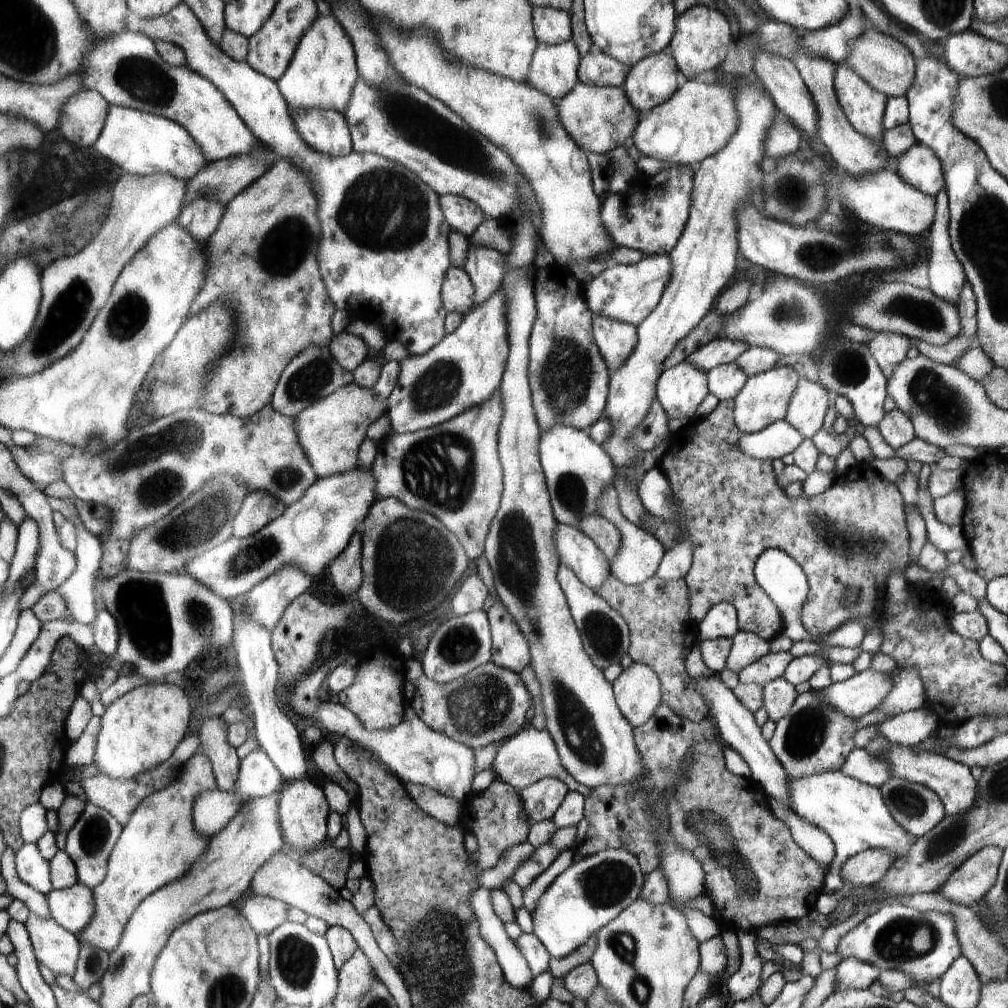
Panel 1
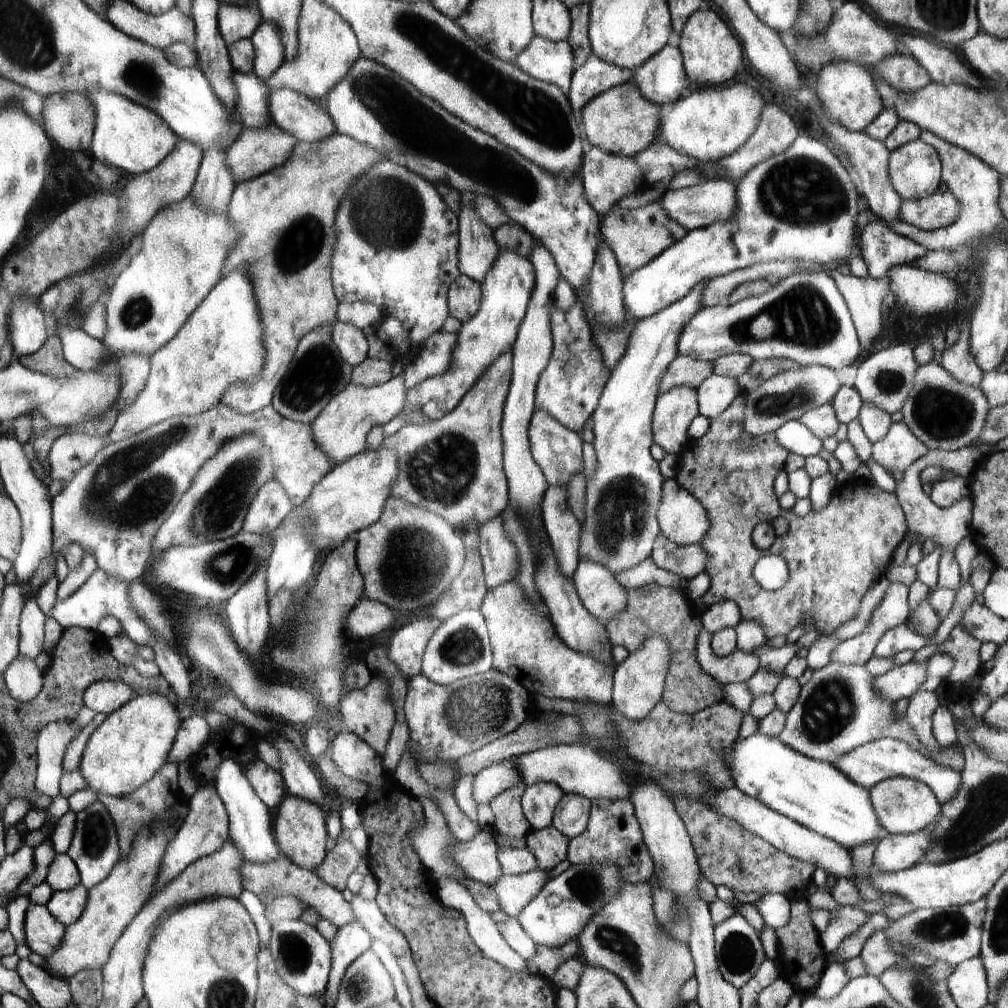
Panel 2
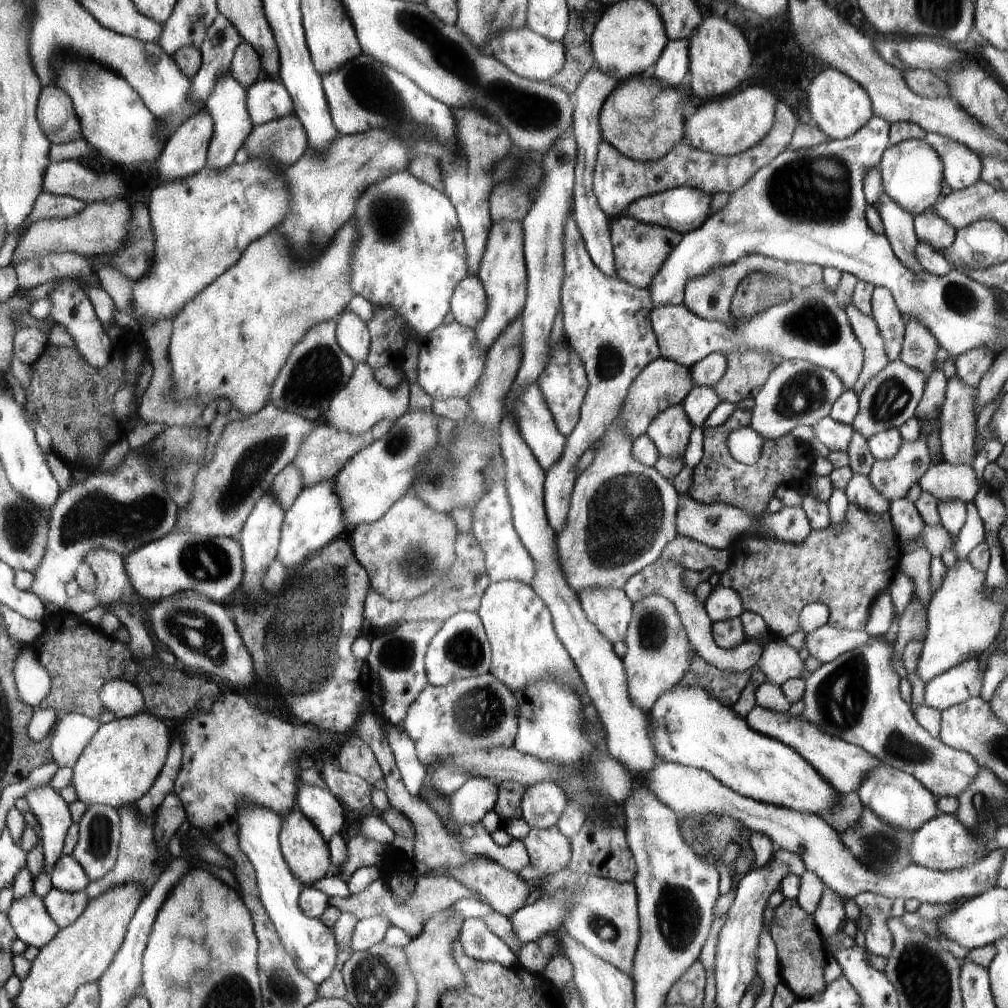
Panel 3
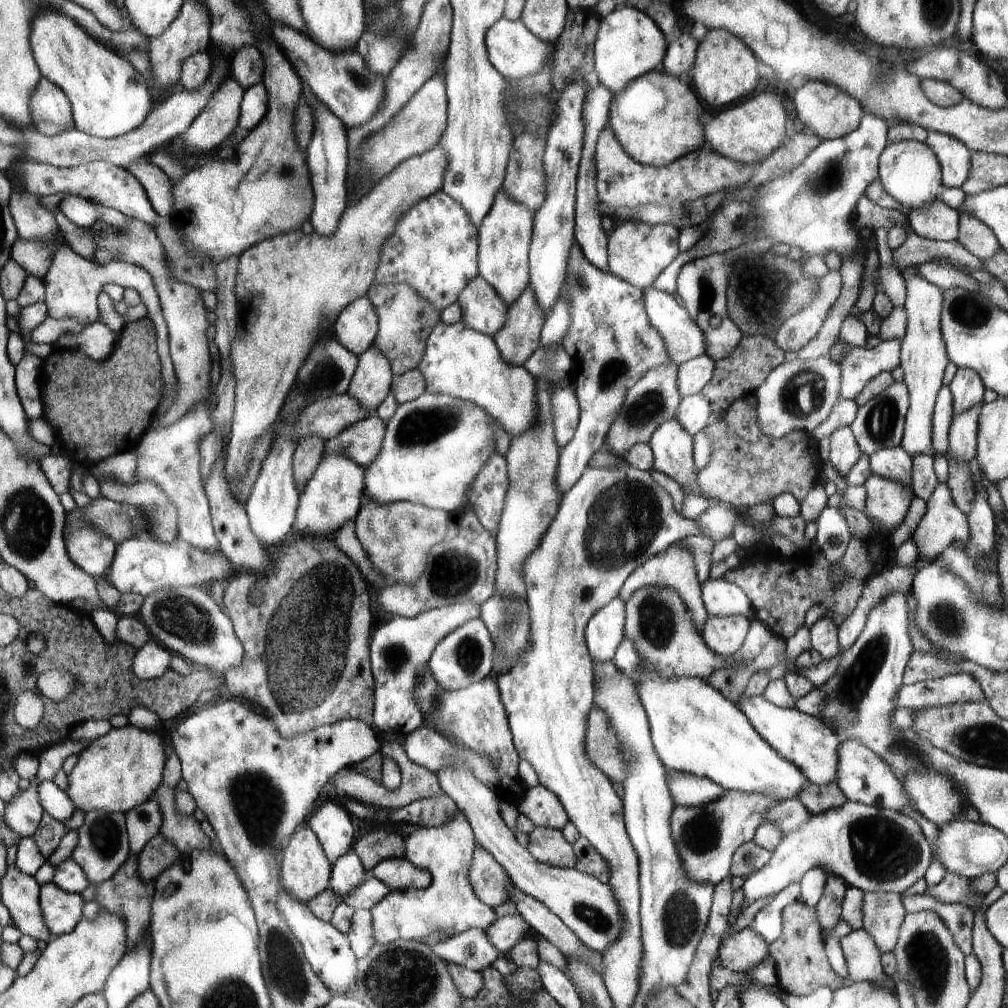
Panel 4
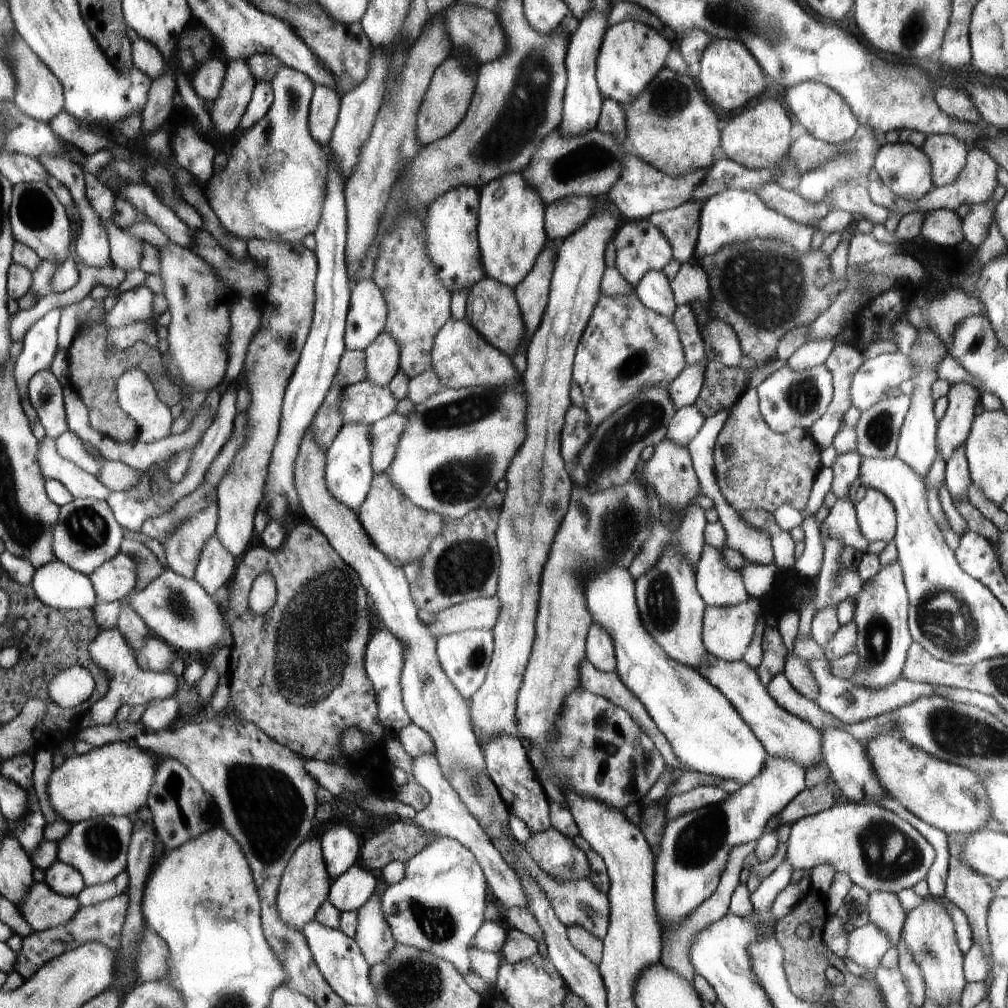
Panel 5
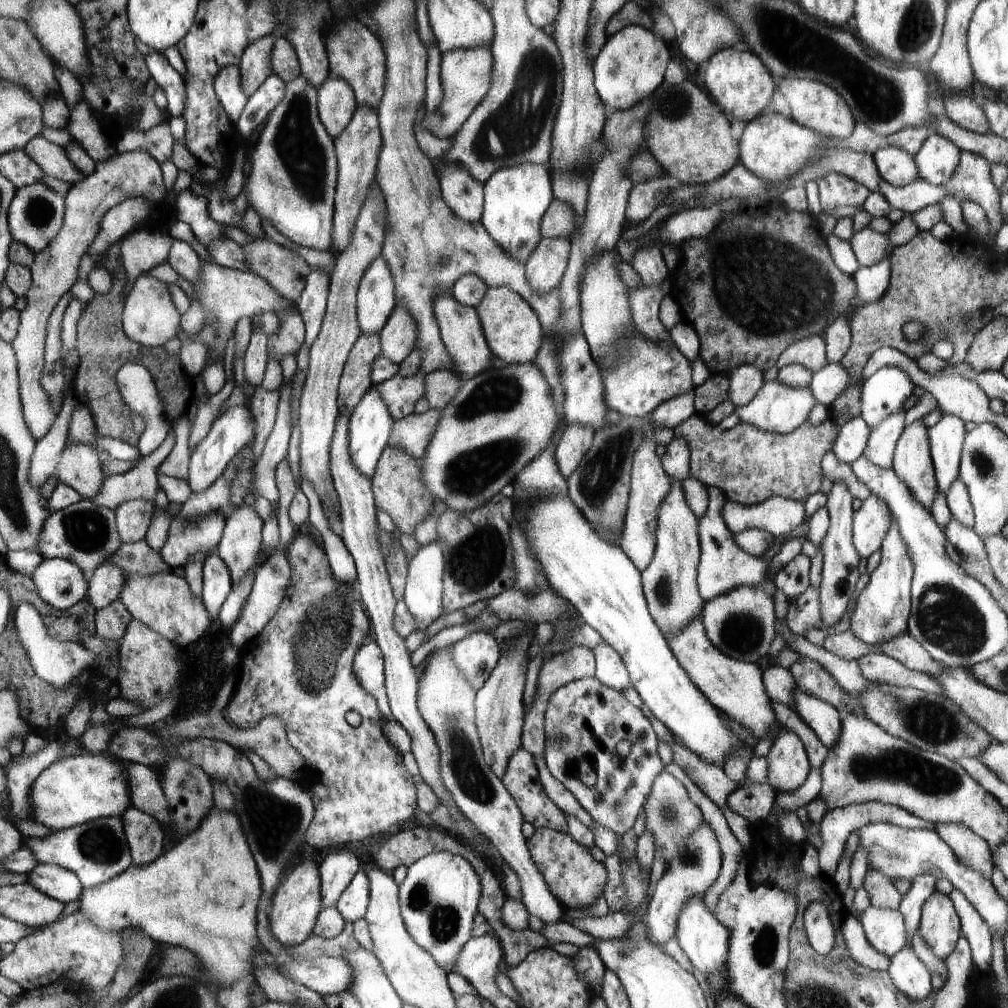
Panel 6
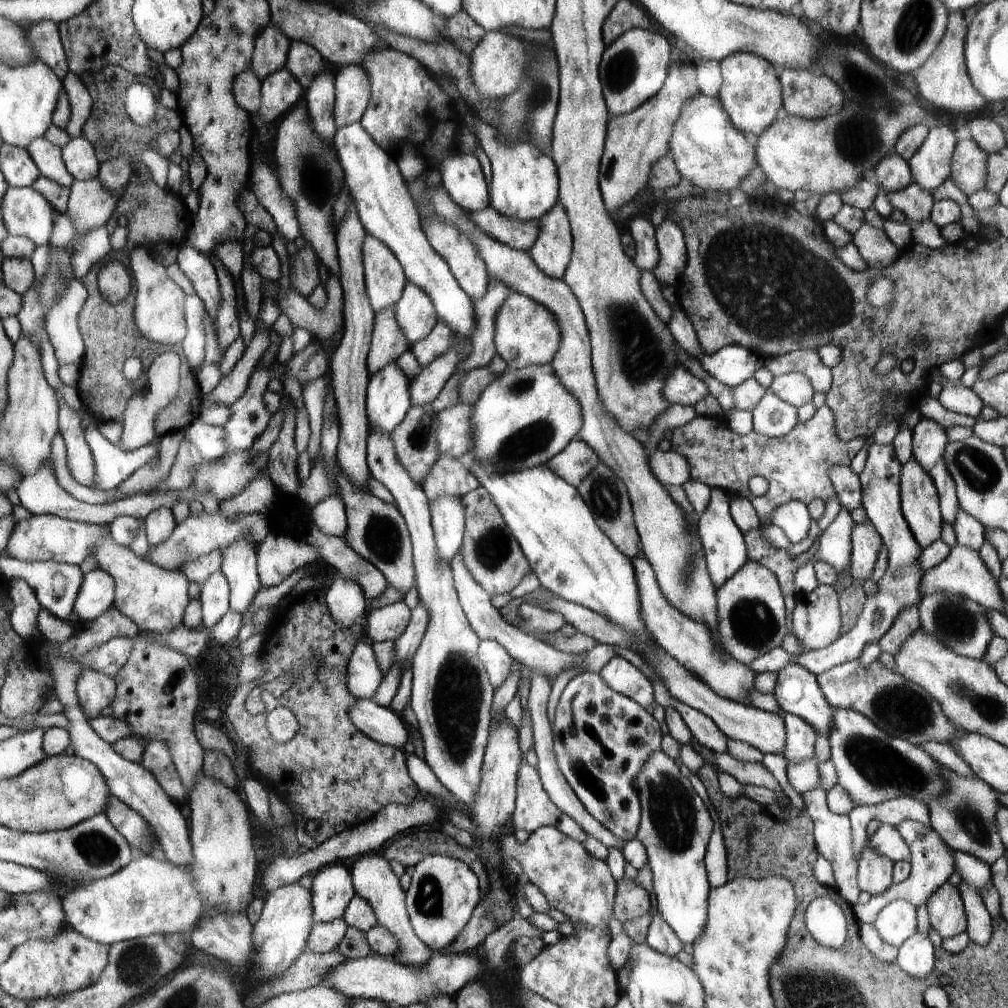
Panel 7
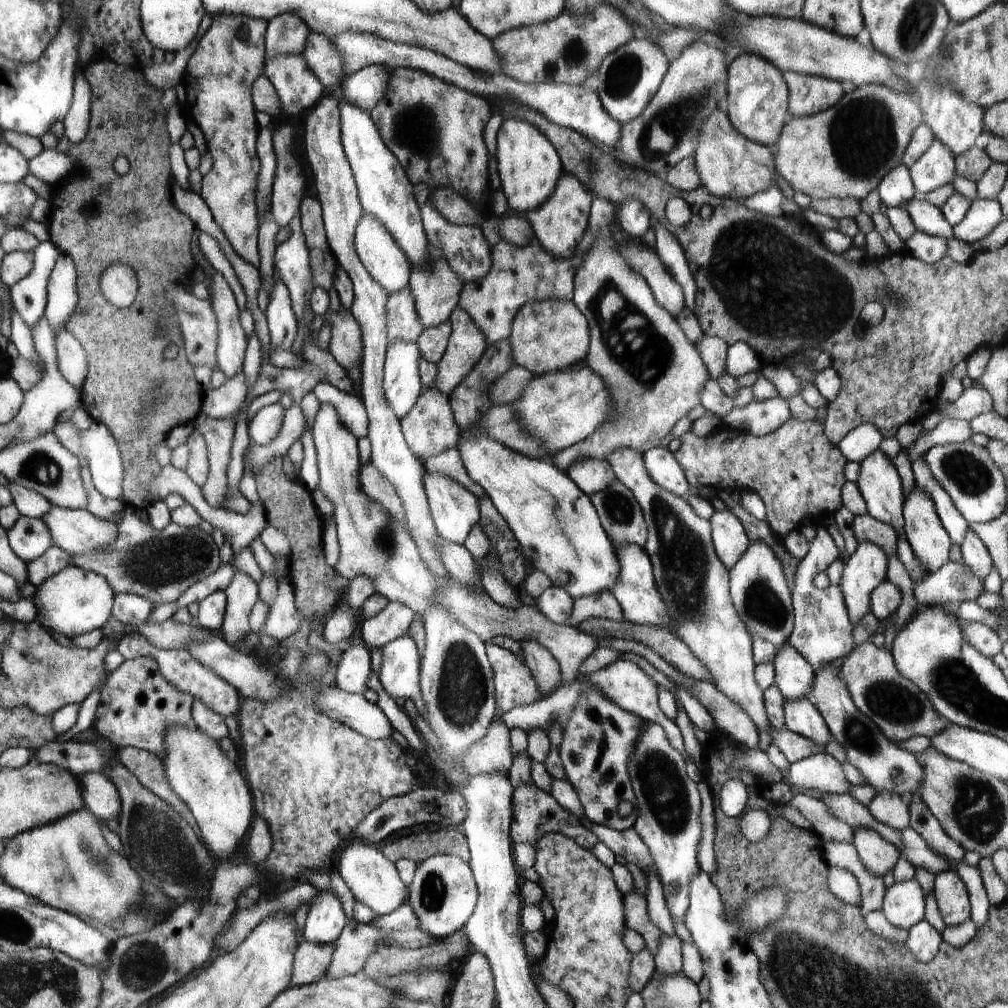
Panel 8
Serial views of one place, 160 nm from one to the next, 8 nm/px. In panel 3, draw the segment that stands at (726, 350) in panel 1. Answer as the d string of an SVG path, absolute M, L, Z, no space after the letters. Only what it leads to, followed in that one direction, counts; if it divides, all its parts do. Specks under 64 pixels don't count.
M660 356L656 361L652 361L631 385L630 392L627 393L626 403L620 413L625 430L629 437L635 441L647 434L647 430L653 424L656 417L663 410L670 406L678 406L686 400L686 396L691 392L694 382L691 377L689 367Z

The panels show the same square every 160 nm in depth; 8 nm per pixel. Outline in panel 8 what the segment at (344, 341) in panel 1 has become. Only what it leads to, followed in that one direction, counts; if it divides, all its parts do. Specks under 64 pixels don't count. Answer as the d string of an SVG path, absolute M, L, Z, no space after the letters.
M363 214L355 231L354 247L366 272L373 280L376 280L376 284L380 284L384 288L384 292L388 296L408 288L408 274L410 274L408 256L404 254L395 238L392 238L387 227L378 218L374 218L370 214Z

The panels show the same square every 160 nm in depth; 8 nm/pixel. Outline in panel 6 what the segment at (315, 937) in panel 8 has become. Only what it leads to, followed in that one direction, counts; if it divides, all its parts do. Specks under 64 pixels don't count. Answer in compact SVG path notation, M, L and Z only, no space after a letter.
M347 848L330 852L320 865L320 879L323 880L323 908L336 907L338 898L352 882L359 870L356 855Z

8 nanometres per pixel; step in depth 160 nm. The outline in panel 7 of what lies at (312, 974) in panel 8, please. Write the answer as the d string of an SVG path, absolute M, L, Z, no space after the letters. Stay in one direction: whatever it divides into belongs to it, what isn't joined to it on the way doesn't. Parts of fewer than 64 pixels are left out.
M343 918L330 923L315 924L307 938L307 950L313 954L337 951L338 945L345 937L347 927Z

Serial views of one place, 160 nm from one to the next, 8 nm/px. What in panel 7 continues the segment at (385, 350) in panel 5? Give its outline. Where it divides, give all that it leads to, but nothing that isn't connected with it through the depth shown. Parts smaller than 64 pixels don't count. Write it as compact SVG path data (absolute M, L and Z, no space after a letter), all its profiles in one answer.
M407 282L403 297L394 308L396 324L410 345L427 338L438 325L438 316L431 298L412 282Z

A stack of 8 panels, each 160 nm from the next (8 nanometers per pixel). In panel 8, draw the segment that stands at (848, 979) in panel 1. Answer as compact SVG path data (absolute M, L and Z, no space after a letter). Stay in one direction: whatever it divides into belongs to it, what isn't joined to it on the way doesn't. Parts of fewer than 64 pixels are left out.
M868 828L853 830L853 846L856 848L860 864L872 872L876 878L884 878L899 862L900 854L896 846L886 842L878 832Z

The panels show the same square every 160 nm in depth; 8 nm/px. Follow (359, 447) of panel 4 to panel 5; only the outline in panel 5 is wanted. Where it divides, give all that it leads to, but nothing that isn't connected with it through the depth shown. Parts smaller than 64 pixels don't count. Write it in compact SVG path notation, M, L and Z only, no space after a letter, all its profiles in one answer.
M394 412L371 425L371 465L375 474L388 472L408 423L406 415Z

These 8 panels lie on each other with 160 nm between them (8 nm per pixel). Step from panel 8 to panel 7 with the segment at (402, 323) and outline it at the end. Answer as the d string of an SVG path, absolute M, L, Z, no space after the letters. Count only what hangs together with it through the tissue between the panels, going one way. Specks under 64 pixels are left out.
M384 310L378 312L374 316L374 325L370 338L370 349L368 350L368 358L366 358L366 368L371 375L378 370L382 370L384 366L394 363L398 356L401 356L410 348L408 340L404 340L406 336L402 334L402 330L396 324L394 318L394 310Z

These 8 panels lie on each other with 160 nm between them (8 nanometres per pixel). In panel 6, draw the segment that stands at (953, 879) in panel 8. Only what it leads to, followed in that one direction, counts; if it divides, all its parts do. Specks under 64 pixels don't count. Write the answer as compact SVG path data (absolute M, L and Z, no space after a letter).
M935 890L922 906L918 931L936 958L944 961L954 952L962 935L962 923L950 896Z

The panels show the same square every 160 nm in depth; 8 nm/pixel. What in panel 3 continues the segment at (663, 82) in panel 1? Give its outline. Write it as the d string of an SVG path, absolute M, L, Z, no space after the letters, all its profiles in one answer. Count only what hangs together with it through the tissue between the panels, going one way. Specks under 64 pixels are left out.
M687 39L671 40L659 58L652 77L659 78L668 86L681 85L689 71L689 42Z

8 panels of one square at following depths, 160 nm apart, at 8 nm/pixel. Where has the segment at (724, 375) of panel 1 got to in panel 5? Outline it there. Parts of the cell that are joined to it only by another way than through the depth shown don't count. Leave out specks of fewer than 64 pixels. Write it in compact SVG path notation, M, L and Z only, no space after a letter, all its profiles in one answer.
M695 405L684 407L675 413L667 432L667 440L678 446L686 447L702 428L705 418L699 413Z

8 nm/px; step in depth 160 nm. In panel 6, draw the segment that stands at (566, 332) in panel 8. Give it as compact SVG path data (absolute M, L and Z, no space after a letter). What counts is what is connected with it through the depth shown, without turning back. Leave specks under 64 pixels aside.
M488 286L484 298L478 306L474 307L479 314L486 335L487 346L493 357L498 357L505 364L527 364L534 363L534 358L543 342L543 326L534 308L530 306L514 290L506 286Z

